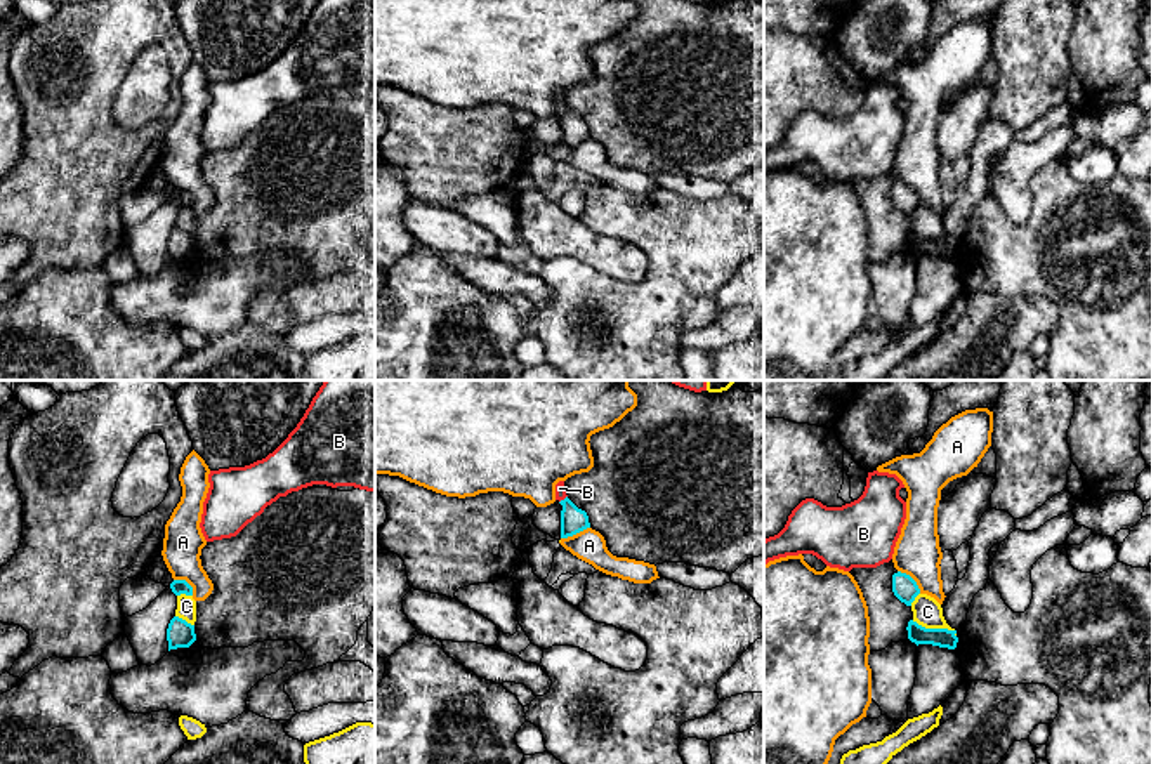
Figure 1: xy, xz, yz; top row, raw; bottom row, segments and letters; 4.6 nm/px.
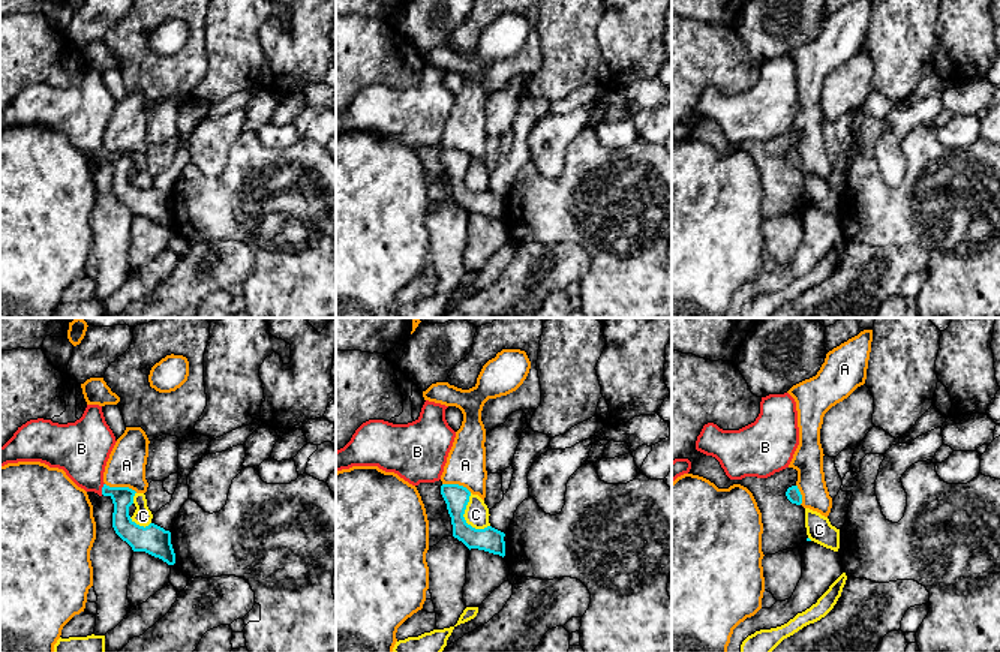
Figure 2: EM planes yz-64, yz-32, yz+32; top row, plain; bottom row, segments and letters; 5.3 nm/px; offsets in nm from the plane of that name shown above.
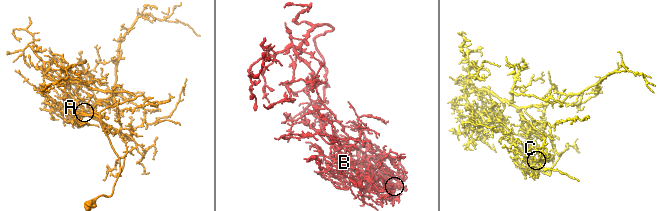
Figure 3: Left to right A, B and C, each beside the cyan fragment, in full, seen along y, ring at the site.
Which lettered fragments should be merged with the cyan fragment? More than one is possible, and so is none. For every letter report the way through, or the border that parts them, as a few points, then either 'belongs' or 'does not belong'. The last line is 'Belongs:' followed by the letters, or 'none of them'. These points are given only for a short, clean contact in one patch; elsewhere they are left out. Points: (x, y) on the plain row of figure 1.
A: border yz (898, 181), (905, 183), (920, 204); does not belong
B: way xz (573, 131), (565, 110), (559, 99); belongs
C: border yz (912, 231), (926, 238), (952, 240), (955, 247); does not belong
Belongs: B

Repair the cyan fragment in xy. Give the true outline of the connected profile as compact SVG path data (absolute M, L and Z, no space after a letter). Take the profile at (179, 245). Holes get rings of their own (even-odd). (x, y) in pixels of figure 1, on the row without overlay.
M174 227L167 240L168 262L177 259L189 259L196 252L194 236Z

